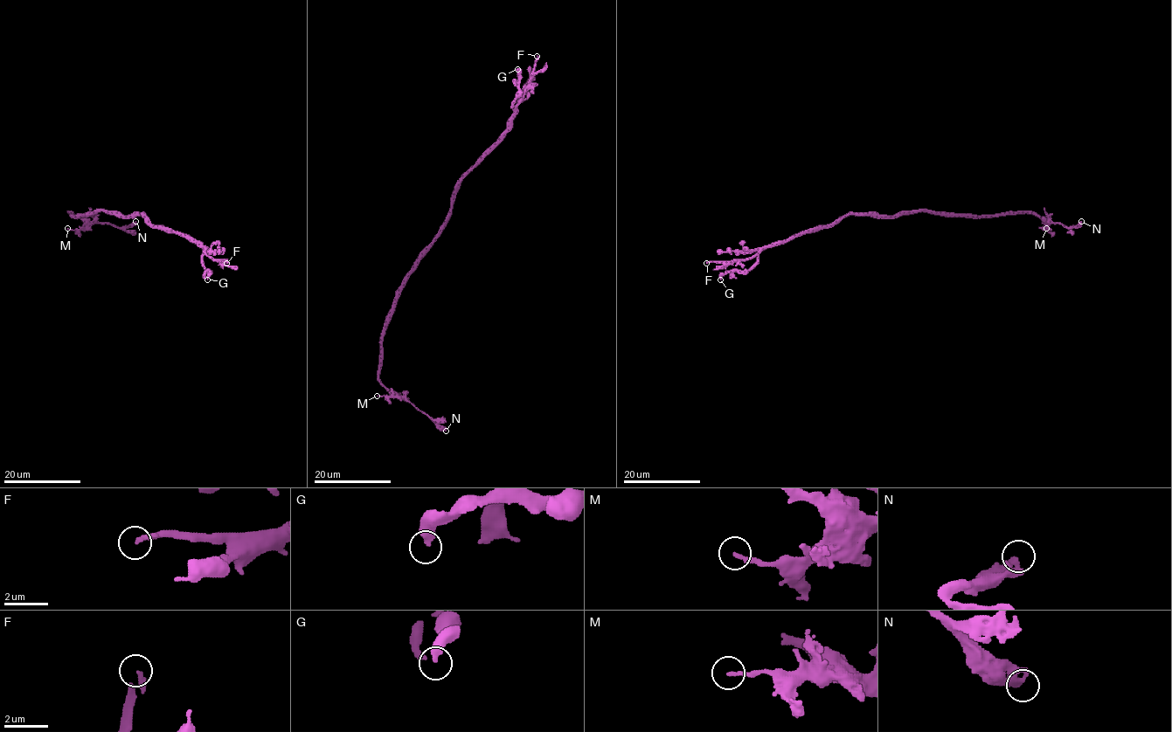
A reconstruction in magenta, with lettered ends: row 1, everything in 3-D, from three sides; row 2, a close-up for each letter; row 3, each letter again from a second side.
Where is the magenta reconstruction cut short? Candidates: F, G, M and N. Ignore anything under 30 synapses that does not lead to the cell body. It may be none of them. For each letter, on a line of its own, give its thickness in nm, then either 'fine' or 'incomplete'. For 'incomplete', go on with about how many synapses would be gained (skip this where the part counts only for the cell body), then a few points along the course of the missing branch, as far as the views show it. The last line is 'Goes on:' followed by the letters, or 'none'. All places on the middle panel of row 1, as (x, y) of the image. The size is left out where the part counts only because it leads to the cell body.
F: calibre 200 nm; incomplete
G: calibre 420 nm; fine
M: calibre 180 nm; fine
N: calibre 380 nm; fine
Goes on: F

